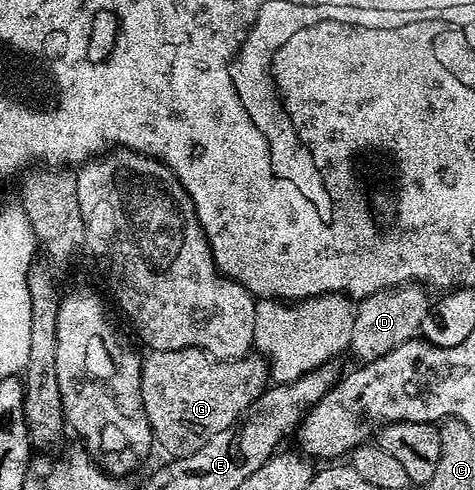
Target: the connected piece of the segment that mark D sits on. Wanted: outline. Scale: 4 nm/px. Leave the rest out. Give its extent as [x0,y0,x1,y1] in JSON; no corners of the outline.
[350,283,431,362]

